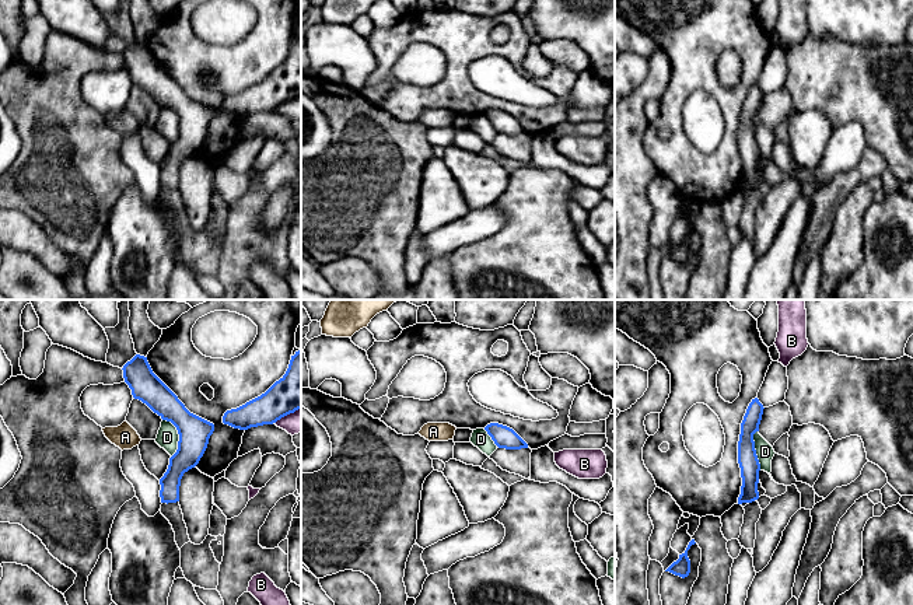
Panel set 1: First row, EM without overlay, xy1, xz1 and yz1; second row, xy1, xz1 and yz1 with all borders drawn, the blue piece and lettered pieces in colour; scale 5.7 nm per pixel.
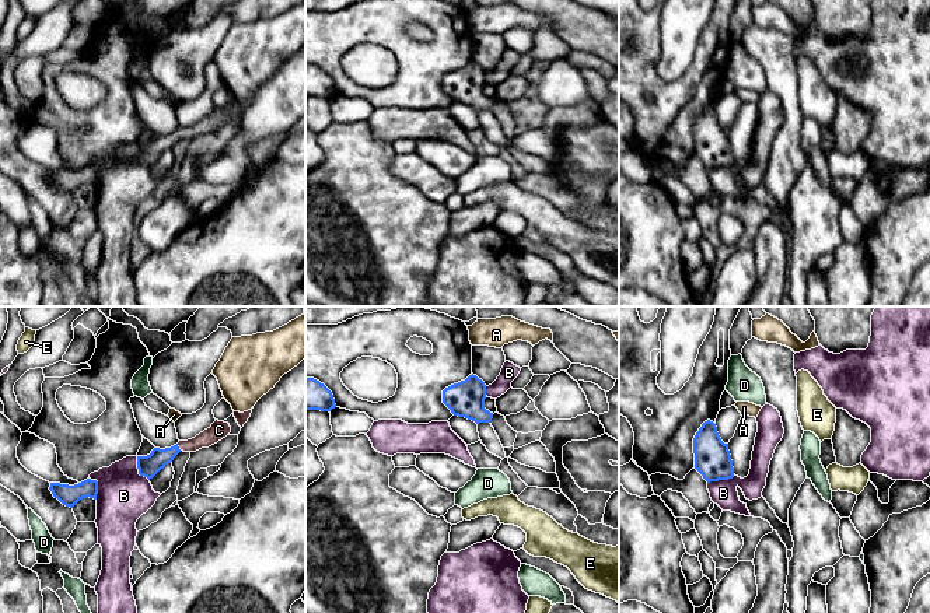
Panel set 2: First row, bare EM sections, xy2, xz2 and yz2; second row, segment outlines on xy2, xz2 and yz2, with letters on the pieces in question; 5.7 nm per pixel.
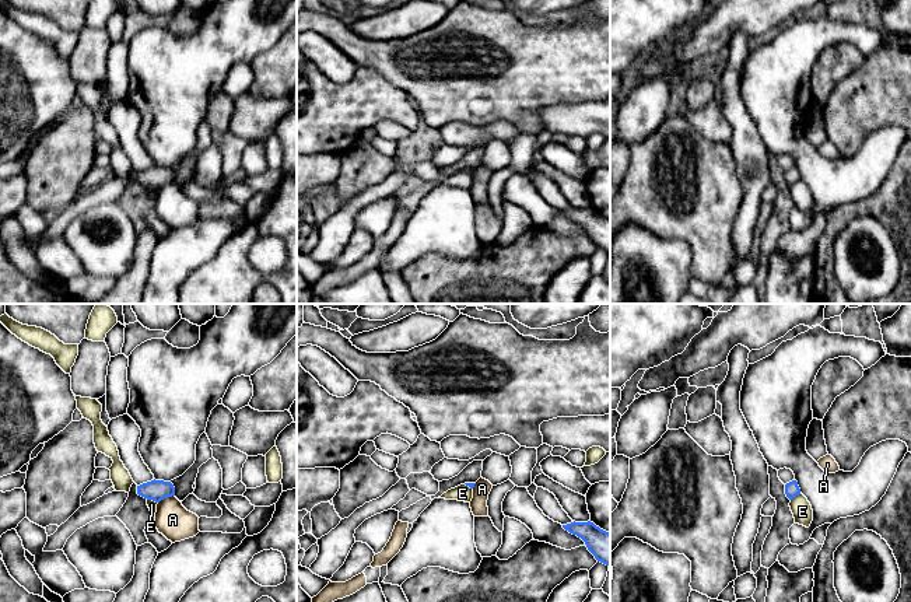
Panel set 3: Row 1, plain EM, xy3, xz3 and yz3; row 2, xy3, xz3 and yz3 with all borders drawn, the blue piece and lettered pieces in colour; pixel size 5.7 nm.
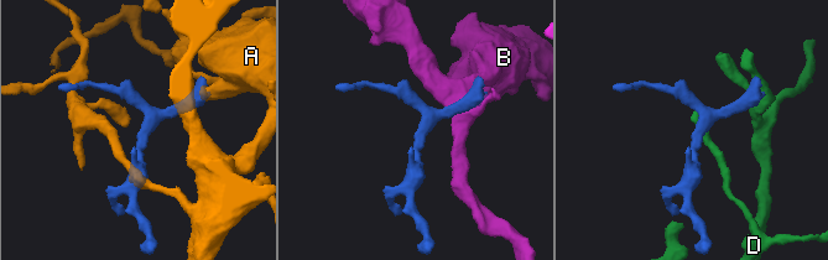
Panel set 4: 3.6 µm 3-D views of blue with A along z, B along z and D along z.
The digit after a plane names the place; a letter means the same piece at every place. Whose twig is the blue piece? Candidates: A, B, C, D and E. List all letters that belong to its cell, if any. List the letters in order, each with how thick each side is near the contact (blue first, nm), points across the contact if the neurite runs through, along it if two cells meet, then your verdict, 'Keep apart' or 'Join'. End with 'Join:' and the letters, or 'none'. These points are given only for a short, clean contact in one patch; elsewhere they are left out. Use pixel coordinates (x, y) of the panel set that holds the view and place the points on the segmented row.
A: Thickness 120 nm (blue) against 200 nm. Boundary: xy3 (174, 494), (158, 503). Keep apart
B: Thickness 120 nm (blue) against 300 nm. Keep apart
C: Thickness 120 nm (blue) against 100 nm. Path across: xy2 (149, 466), (178, 447), (193, 445), (217, 431). Join
D: Thickness 180 nm (blue) against 120 nm. Boundary: xy1 (163, 419), (168, 420), (178, 434), (178, 448), (171, 457). Keep apart
E: Thickness 80 nm (blue) against 120 nm. Boundary: yz3 (801, 493), (791, 500). Keep apart
Join: C

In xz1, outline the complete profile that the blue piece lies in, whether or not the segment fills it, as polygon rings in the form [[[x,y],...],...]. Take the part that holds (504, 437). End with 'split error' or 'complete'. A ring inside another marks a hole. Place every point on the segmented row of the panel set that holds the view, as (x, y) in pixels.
[[[490,423],[485,427],[485,430],[499,448],[506,450],[528,448],[528,444],[513,429],[507,426]]] | complete

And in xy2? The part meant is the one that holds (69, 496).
[[[87,479],[74,486],[50,483],[49,490],[63,505],[73,508],[83,498],[90,497],[97,500],[98,481]]] | complete

